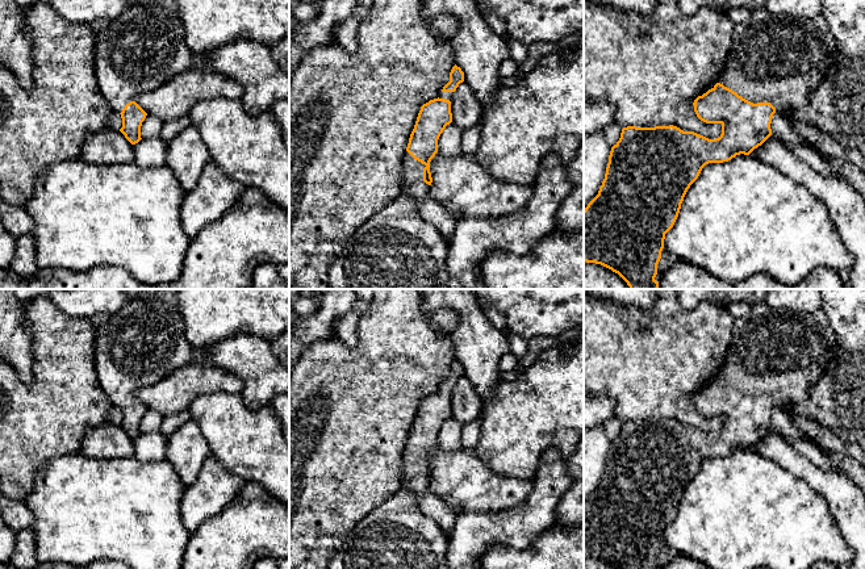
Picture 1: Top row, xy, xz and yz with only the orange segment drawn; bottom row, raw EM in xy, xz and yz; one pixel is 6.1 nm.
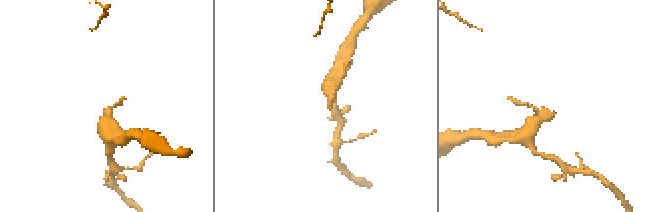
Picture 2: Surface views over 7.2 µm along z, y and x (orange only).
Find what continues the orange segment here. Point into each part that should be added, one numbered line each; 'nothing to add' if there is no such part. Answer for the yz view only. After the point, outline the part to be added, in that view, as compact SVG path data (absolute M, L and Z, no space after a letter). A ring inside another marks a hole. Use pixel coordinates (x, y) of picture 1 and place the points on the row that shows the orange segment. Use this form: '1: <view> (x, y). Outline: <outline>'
1: yz (777, 59). Outline: M761 7L751 12L747 22L735 25L730 54L718 83L753 104L770 102L776 112L791 113L808 104L836 49L836 39L822 13L811 18L791 18L770 14Z

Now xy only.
1: xy (142, 49). Outline: M142 0L110 20L104 30L96 32L97 84L112 110L117 113L141 93L154 91L183 74L192 63L193 53L185 43L185 30L177 14L176 0Z

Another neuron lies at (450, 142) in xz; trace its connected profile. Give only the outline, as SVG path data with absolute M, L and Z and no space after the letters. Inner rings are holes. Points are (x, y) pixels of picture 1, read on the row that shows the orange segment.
M454 122L446 126L438 139L438 152L446 158L456 158L461 152L463 130Z

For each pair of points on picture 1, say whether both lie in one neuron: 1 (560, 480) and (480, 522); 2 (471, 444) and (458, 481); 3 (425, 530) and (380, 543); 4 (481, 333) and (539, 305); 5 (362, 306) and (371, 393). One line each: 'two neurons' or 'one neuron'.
1: one neuron
2: two neurons
3: one neuron
4: two neurons
5: two neurons

